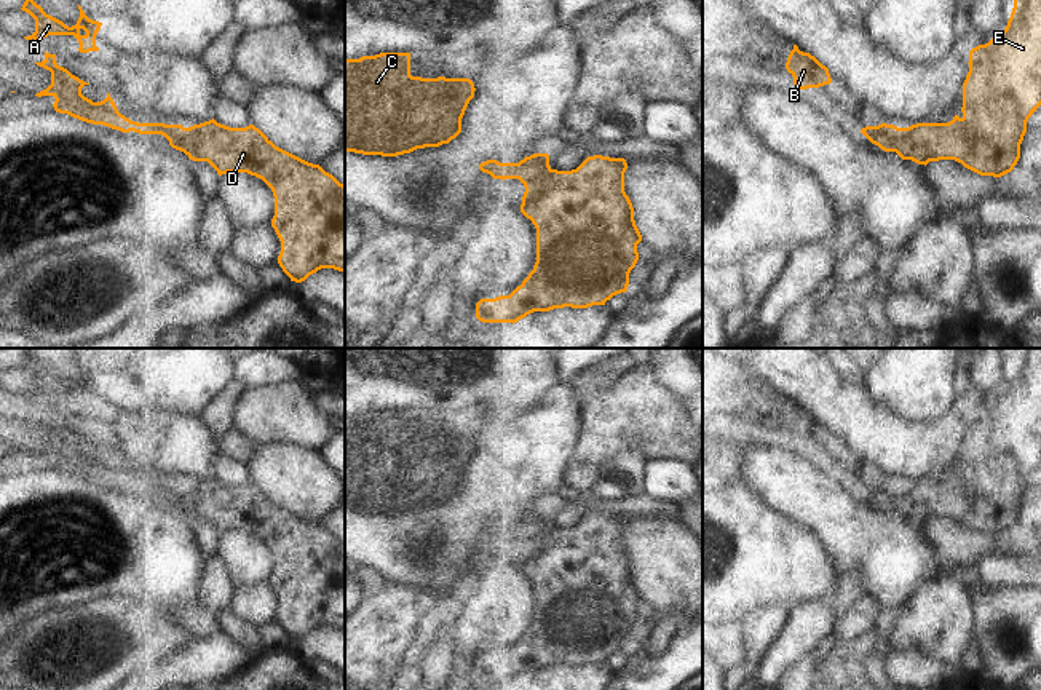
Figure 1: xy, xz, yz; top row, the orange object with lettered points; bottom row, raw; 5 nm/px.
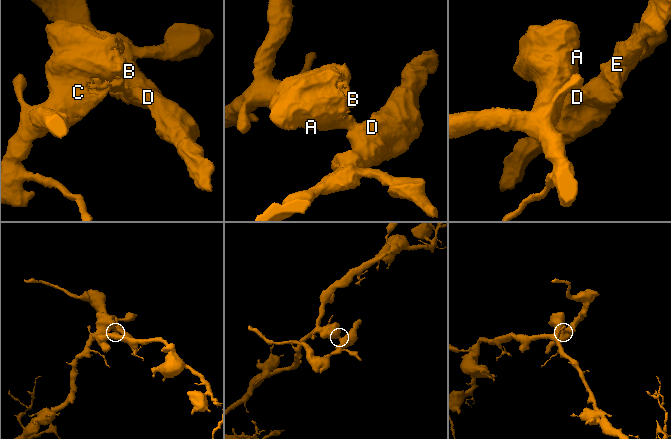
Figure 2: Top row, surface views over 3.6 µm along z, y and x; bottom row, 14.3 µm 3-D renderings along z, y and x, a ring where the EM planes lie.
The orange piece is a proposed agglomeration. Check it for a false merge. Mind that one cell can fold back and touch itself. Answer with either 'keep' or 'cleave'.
cleave

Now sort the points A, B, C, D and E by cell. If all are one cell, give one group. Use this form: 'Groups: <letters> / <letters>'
Groups: A B C / D E.

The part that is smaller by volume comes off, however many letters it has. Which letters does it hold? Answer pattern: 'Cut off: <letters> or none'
Cut off: D, E

